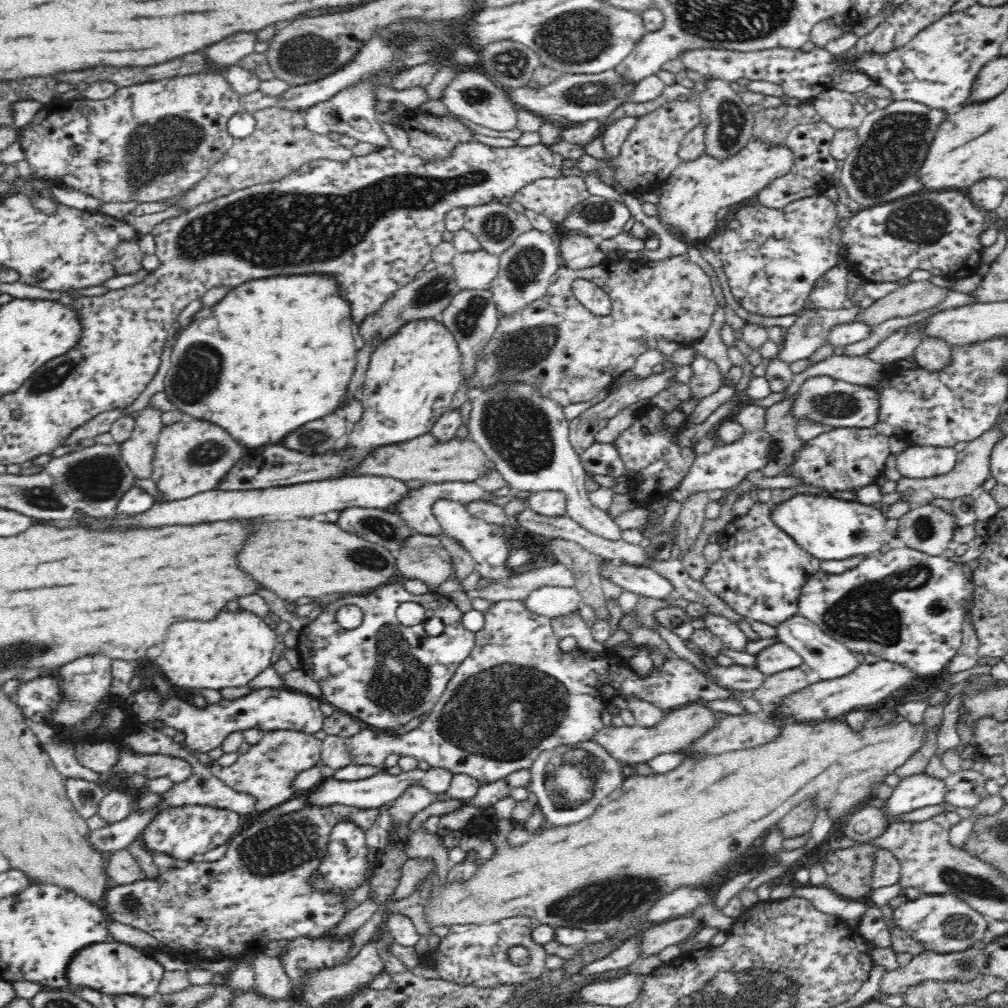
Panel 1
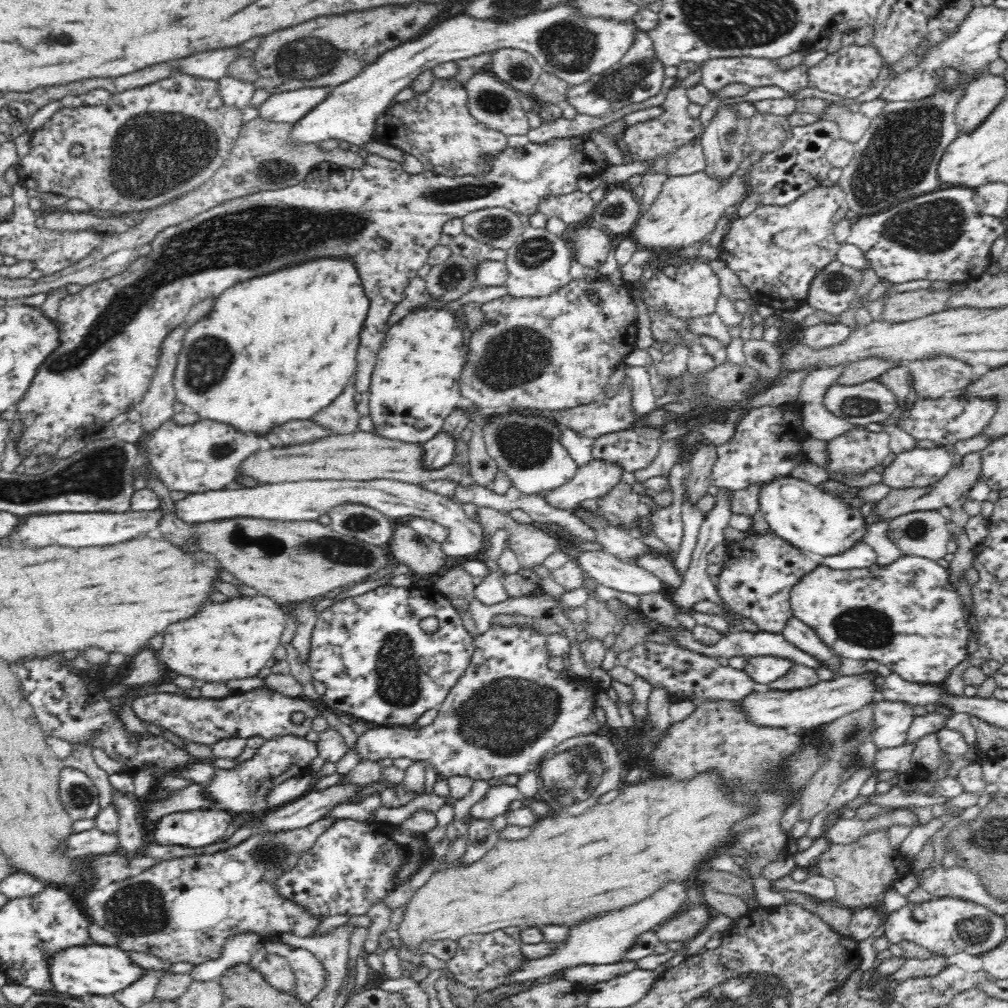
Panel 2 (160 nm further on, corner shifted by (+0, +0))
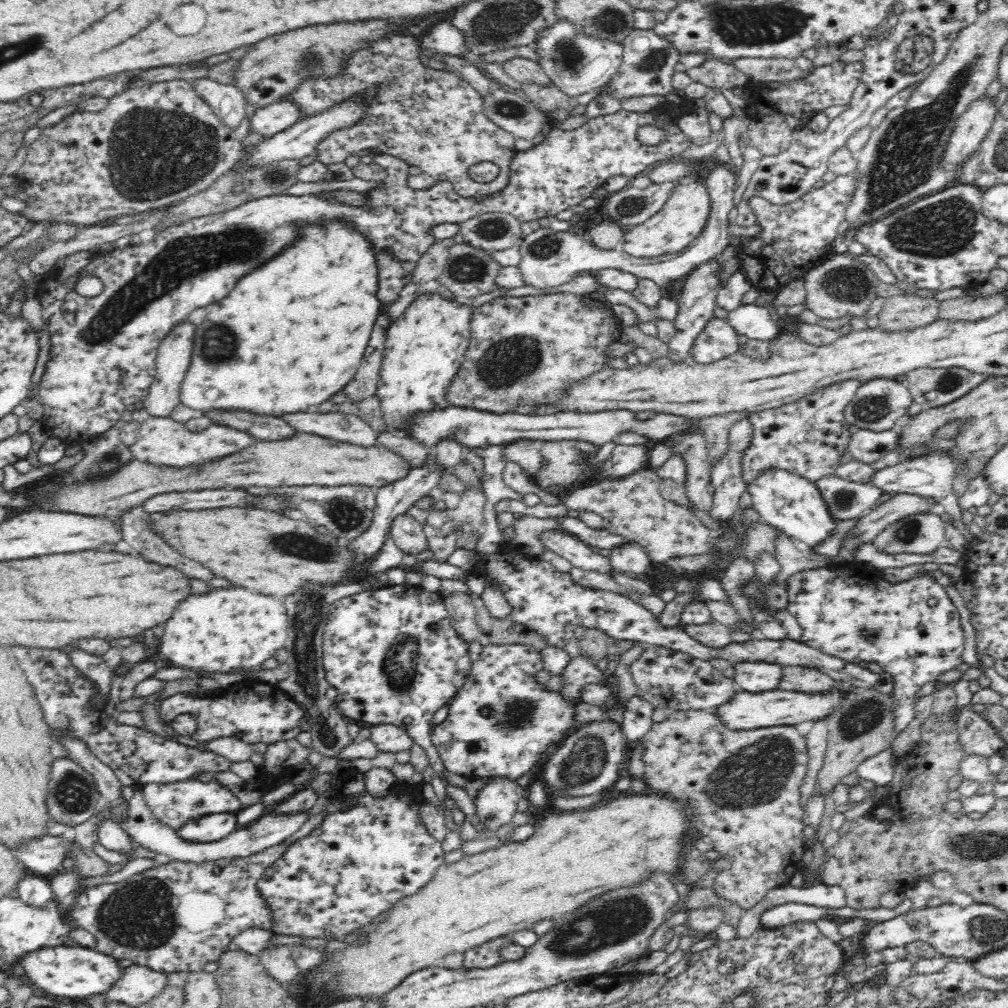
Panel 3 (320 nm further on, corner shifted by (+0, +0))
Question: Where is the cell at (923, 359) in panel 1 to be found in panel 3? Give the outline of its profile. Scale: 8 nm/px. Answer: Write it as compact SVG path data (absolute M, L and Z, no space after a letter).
M921 368L905 375L914 406L944 406L962 398L982 384L990 374L978 374L965 368Z

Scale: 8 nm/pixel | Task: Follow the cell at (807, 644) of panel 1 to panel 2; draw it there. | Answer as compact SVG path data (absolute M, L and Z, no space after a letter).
M792 616L782 630L782 635L788 643L798 647L808 655L812 655L818 661L822 661L824 667L828 667L830 671L840 675L842 660L824 642L819 640L817 632L810 626L804 626L802 622Z

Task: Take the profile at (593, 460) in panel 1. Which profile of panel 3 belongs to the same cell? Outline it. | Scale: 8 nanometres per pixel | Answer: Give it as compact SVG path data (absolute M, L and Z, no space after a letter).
M714 316L694 339L690 355L702 364L726 358L739 352L738 335L726 318Z

